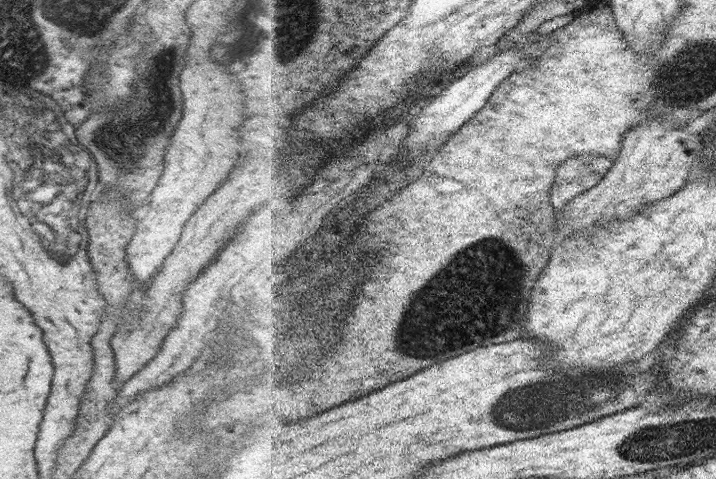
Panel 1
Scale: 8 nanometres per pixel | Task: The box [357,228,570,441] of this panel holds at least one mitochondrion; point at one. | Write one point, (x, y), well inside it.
(489, 274)

